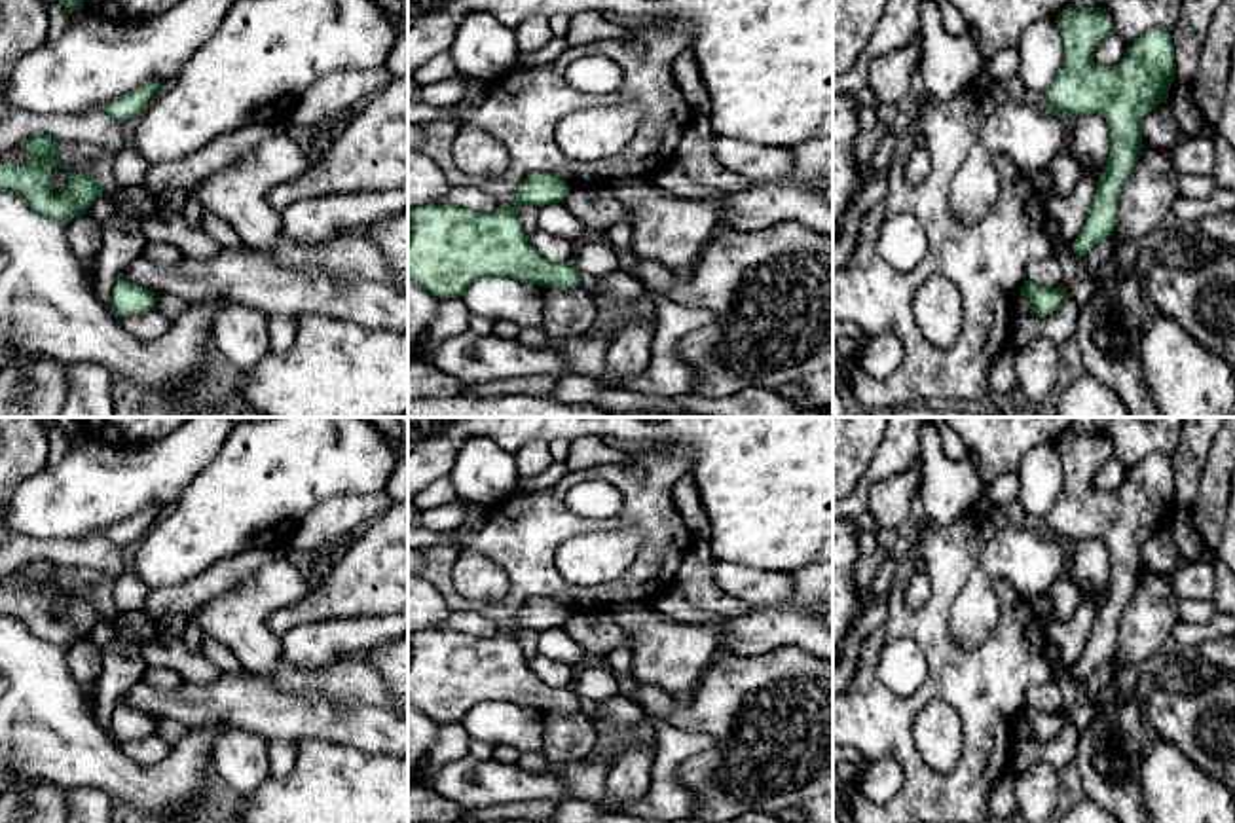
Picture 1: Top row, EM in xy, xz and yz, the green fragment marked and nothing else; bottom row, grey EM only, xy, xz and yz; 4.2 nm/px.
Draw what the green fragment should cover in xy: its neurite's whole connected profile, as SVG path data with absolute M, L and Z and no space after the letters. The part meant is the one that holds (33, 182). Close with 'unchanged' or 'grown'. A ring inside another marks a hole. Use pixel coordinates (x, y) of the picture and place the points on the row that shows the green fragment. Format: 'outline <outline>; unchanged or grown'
outline M34 135L21 142L27 154L25 167L0 163L0 192L19 195L38 214L55 222L70 224L76 216L102 197L102 186L82 169L65 165L57 157L59 140L51 135ZM51 165L68 173L68 188L63 193L53 192Z; unchanged

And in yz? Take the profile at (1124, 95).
outline M1104 8L1064 9L1055 23L1064 44L1064 61L1041 97L1043 102L1068 119L1098 114L1110 127L1110 157L1083 229L1072 243L1072 252L1081 260L1115 228L1121 188L1144 148L1140 123L1167 102L1174 83L1174 47L1170 32L1152 28L1127 47L1117 66L1102 66L1093 57L1095 47L1114 34Z; unchanged

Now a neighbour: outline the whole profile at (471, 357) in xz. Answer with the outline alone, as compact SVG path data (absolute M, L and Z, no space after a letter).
M467 330L433 347L433 364L467 383L493 379L569 374L569 364L558 349L543 345L525 347L516 339L501 339L495 334Z

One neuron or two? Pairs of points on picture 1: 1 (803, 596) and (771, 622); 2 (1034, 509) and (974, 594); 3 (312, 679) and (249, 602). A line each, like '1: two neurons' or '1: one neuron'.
1: two neurons
2: two neurons
3: one neuron

